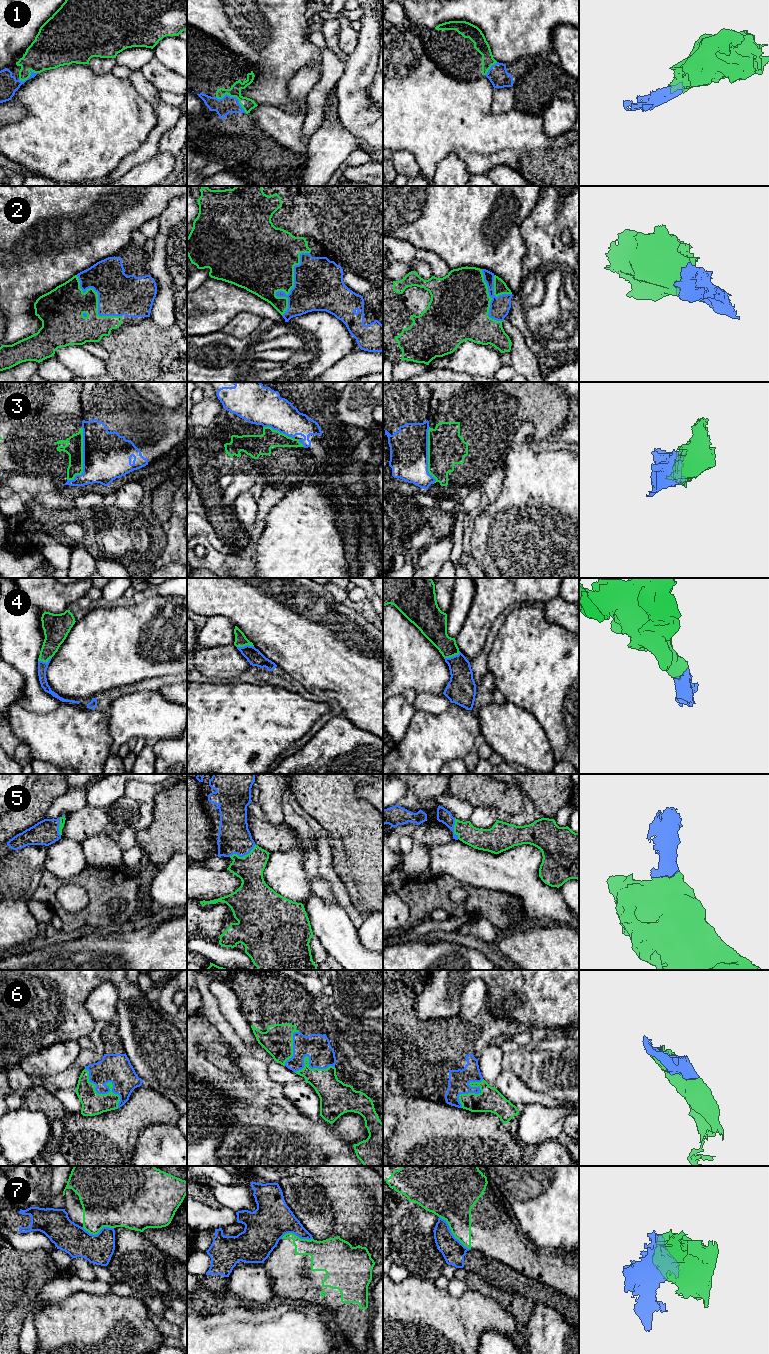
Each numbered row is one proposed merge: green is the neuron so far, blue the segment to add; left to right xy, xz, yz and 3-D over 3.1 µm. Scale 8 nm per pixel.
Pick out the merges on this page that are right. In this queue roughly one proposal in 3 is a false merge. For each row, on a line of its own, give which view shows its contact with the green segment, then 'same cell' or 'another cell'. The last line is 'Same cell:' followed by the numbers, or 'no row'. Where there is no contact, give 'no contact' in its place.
1: meets green in xz; same cell
2: meets green in xz; same cell
3: meets green in xy; another cell
4: meets green in xz; same cell
5: meets green in xz; same cell
6: meets green in xy; same cell
7: meets green in yz; another cell
Same cell: 1, 2, 4, 5, 6

